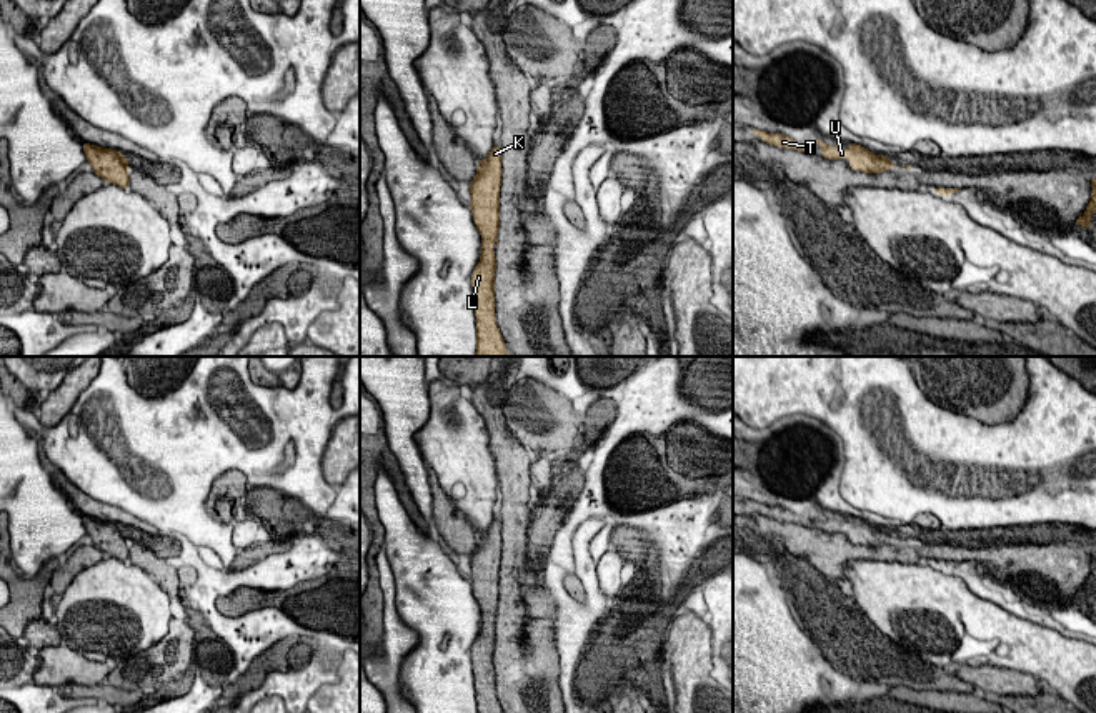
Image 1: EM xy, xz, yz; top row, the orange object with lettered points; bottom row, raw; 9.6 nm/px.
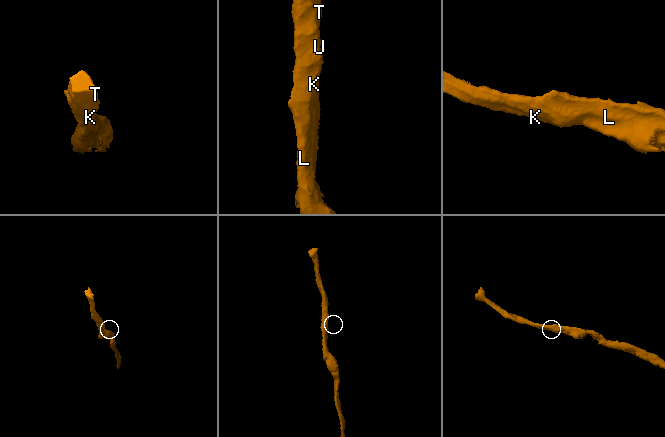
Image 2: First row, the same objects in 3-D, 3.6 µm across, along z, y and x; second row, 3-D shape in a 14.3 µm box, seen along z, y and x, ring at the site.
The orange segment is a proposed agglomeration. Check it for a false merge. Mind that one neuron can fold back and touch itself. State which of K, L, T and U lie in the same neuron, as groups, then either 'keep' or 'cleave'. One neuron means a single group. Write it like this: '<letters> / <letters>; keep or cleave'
K L T U; keep

